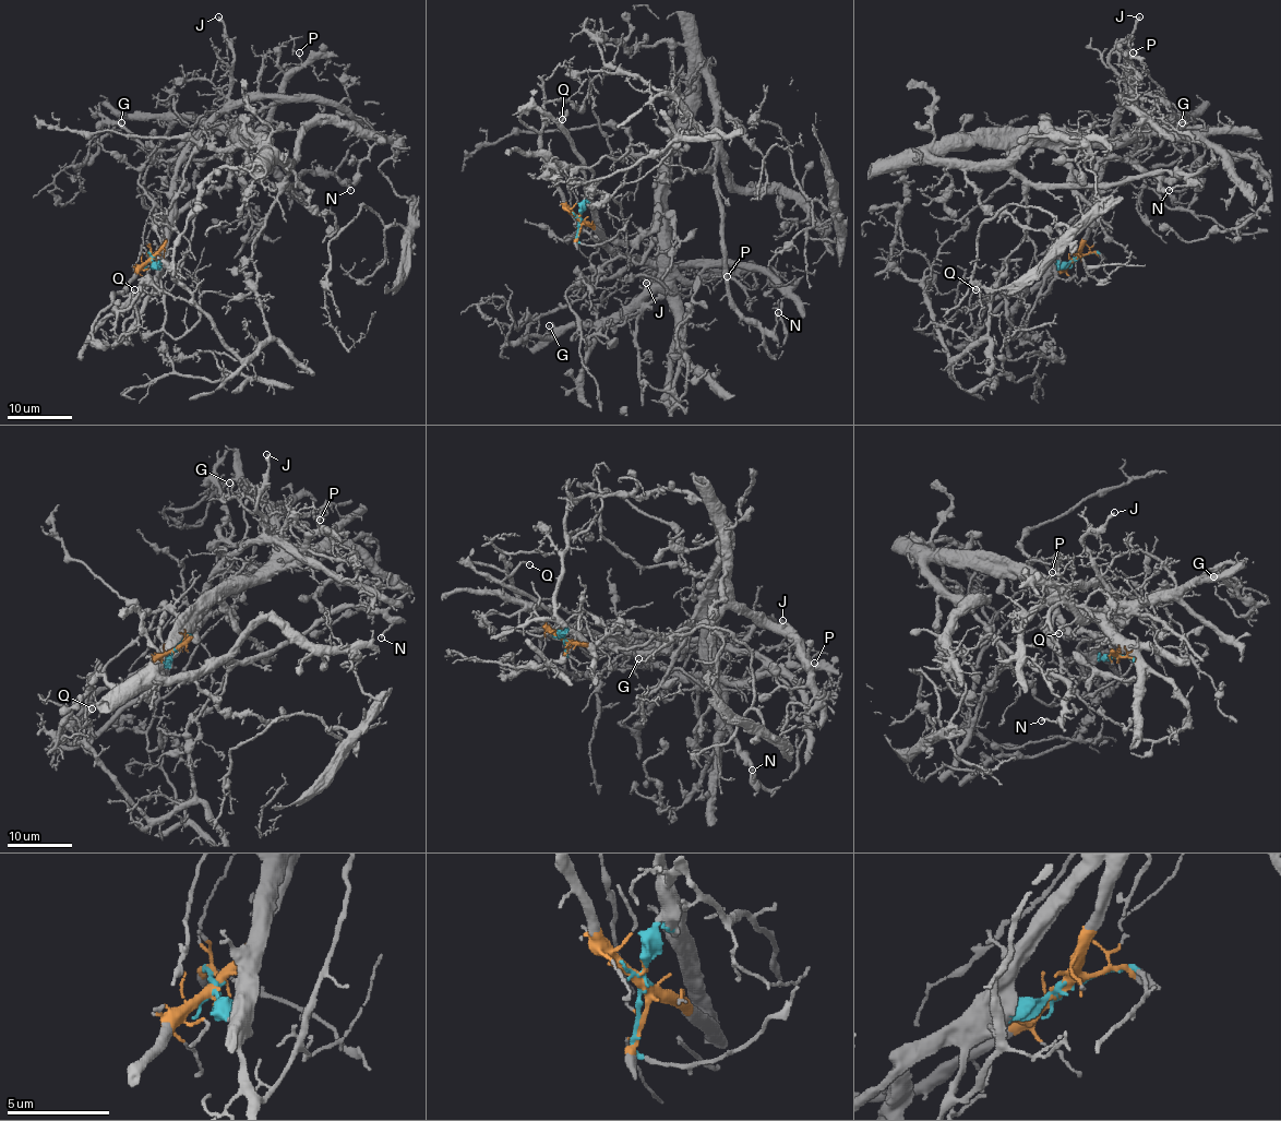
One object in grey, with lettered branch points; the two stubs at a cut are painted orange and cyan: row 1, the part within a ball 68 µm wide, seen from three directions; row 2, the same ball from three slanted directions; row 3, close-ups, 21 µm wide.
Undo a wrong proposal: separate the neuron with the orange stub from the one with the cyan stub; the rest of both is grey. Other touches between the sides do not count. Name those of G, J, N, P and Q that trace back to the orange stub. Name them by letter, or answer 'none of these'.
G, J, N, P

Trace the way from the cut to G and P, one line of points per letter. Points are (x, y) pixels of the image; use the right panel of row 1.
G: (1076, 259), (1098, 194), (1078, 178), (1065, 152), (1068, 145), (1122, 144), (1142, 129), (1189, 118), (1182, 122)
P: (1076, 259), (1096, 213), (1098, 194), (1078, 178), (1065, 148), (1123, 142), (1138, 128), (1133, 51)

